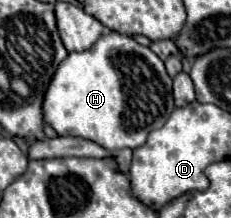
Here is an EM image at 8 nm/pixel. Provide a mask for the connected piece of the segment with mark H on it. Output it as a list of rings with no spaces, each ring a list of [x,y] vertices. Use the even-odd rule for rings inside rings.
[[[117,31],[103,33],[87,51],[69,53],[67,59],[59,63],[43,95],[43,119],[57,131],[57,135],[83,137],[99,143],[101,147],[107,147],[107,151],[141,147],[147,141],[147,135],[169,119],[173,109],[175,105],[171,95],[171,77],[167,75],[163,61],[149,47],[139,45],[131,37]]]

